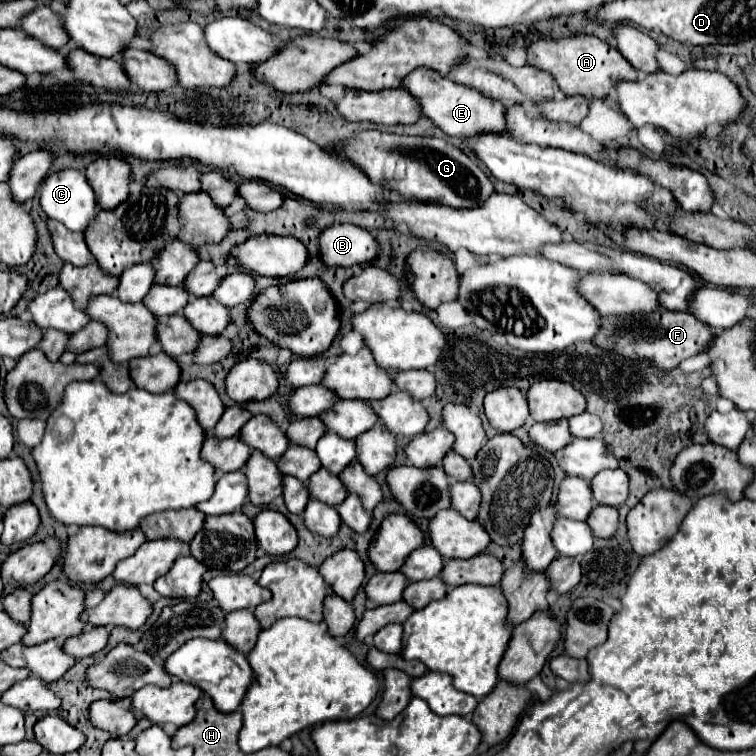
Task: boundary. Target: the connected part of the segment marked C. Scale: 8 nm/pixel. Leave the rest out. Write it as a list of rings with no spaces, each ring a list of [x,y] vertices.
[[[60,170],[54,174],[48,174],[42,184],[40,184],[40,206],[46,212],[48,218],[62,222],[66,228],[70,230],[80,230],[84,232],[88,222],[96,218],[96,214],[100,212],[100,206],[96,204],[96,196],[84,176],[84,172],[80,170]]]

